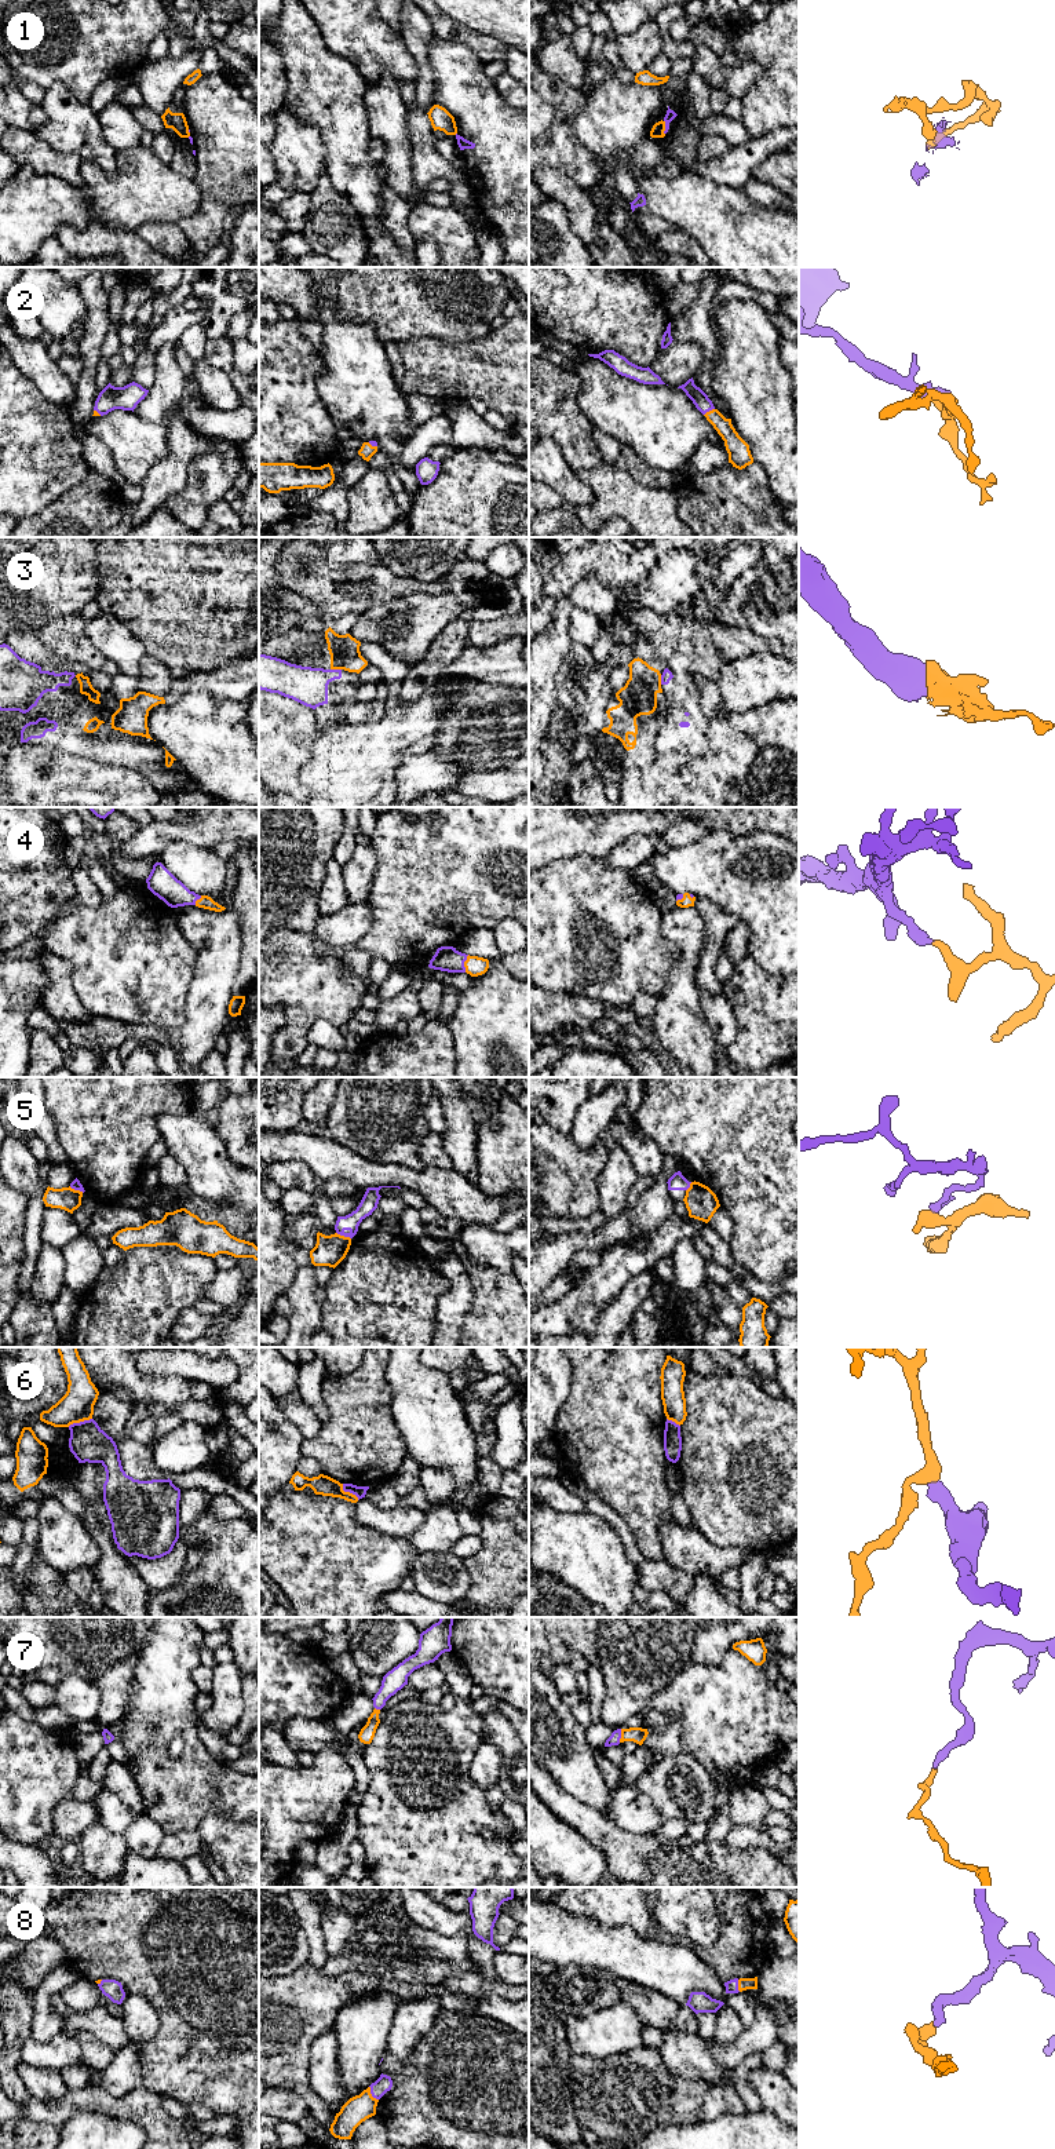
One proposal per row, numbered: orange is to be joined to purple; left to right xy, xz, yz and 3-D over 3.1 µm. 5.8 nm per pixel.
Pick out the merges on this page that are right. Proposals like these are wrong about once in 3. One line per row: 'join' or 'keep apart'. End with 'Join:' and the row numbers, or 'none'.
1: keep apart
2: join
3: keep apart
4: join
5: keep apart
6: keep apart
7: join
8: join
Join: 2, 4, 7, 8

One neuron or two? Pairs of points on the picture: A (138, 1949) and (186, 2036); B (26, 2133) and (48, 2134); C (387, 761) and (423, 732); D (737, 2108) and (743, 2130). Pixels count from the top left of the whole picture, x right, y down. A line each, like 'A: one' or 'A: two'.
A: one
B: one
C: one
D: two

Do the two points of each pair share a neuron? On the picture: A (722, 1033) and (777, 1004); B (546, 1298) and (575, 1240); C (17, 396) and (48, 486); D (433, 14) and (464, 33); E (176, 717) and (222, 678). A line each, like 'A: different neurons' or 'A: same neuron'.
A: different neurons
B: different neurons
C: same neuron
D: same neuron
E: different neurons

